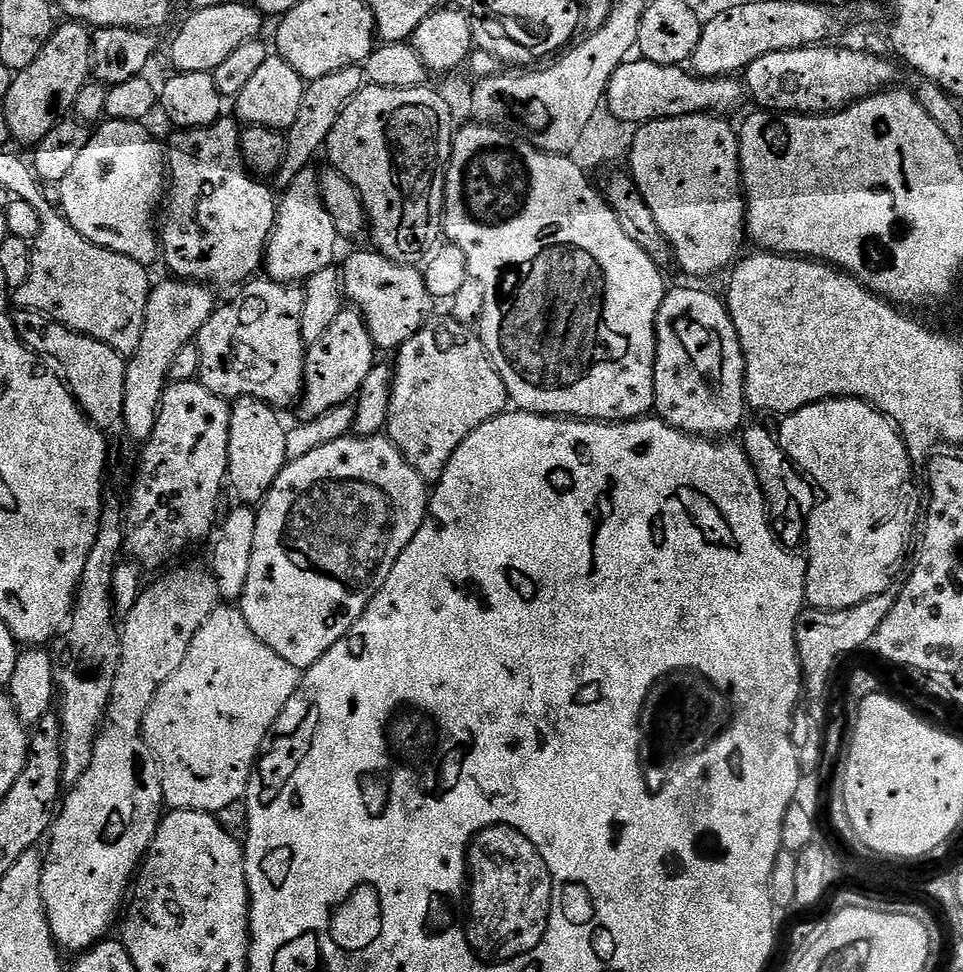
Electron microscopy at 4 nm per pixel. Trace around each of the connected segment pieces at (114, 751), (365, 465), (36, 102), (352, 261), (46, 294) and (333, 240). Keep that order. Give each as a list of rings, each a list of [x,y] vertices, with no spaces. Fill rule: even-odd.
[[[180,568],[177,572],[167,572],[163,573],[165,576],[161,580],[154,581],[149,588],[147,585],[141,591],[136,605],[123,617],[118,674],[114,678],[114,690],[110,694],[104,722],[96,734],[90,770],[86,770],[86,774],[82,774],[82,778],[78,778],[78,782],[67,789],[51,825],[52,841],[44,856],[40,893],[56,947],[65,953],[87,952],[111,933],[108,931],[112,923],[115,920],[117,923],[121,915],[134,873],[148,853],[166,808],[160,766],[142,735],[144,715],[162,682],[166,682],[166,678],[170,678],[170,674],[182,666],[182,658],[186,658],[186,650],[190,650],[190,642],[194,642],[194,634],[198,634],[202,622],[206,622],[206,618],[210,618],[212,611],[221,603],[220,591],[211,571]]]
[[[349,434],[328,445],[318,446],[316,450],[311,450],[310,454],[298,458],[297,461],[285,464],[284,469],[278,474],[274,486],[270,486],[270,490],[265,494],[256,513],[254,554],[250,554],[250,574],[246,574],[246,590],[238,601],[239,610],[246,618],[250,630],[254,630],[256,637],[262,642],[266,642],[266,646],[270,646],[270,650],[274,650],[274,654],[278,654],[278,658],[286,658],[286,662],[290,662],[290,666],[307,670],[314,662],[318,662],[318,658],[322,658],[322,654],[326,654],[326,650],[330,650],[330,646],[334,646],[334,642],[341,640],[350,630],[350,626],[354,626],[354,622],[358,622],[358,618],[366,610],[366,606],[372,601],[374,594],[378,594],[382,582],[386,582],[386,574],[390,574],[390,570],[394,570],[394,562],[398,562],[398,554],[402,554],[402,550],[406,550],[410,538],[414,538],[414,534],[418,534],[424,517],[428,514],[429,495],[429,485],[406,462],[406,458],[384,434],[379,436]]]
[[[64,22],[53,31],[42,54],[12,77],[12,85],[2,101],[6,122],[15,143],[35,146],[54,130],[61,118],[75,109],[76,99],[84,84],[89,83],[92,70],[93,33],[79,22]]]
[[[369,250],[369,252],[352,252],[348,257],[345,258],[344,264],[342,263],[342,267],[340,268],[340,276],[344,279],[344,294],[345,297],[349,301],[352,300],[354,303],[355,311],[359,312],[361,316],[364,318],[364,324],[368,328],[368,333],[370,334],[370,338],[376,344],[377,349],[384,350],[384,348],[392,348],[391,350],[398,350],[403,344],[410,339],[412,335],[417,332],[419,328],[423,328],[425,324],[428,323],[430,317],[433,315],[432,307],[434,307],[434,301],[432,296],[426,290],[426,282],[424,281],[423,271],[419,267],[410,265],[410,264],[395,264],[392,260],[386,259],[380,252],[375,250]]]
[[[45,215],[40,233],[31,241],[30,278],[14,292],[14,304],[25,312],[41,312],[83,336],[106,342],[122,357],[129,357],[142,342],[146,302],[152,293],[149,269],[134,258],[94,246],[63,215]]]
[[[315,167],[303,168],[283,189],[276,208],[276,221],[264,247],[263,271],[267,279],[279,284],[299,285],[307,282],[318,270],[333,267],[338,237],[334,222],[322,202],[320,174]]]

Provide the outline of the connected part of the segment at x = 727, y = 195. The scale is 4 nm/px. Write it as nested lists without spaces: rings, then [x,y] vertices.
[[[699,112],[693,116],[679,116],[678,118],[666,118],[665,120],[652,120],[649,124],[641,124],[635,129],[630,149],[632,168],[630,175],[632,181],[638,186],[642,198],[646,198],[646,206],[654,214],[654,222],[658,222],[658,230],[666,238],[674,253],[674,264],[681,268],[688,276],[712,276],[715,272],[731,269],[737,263],[741,255],[740,247],[746,244],[746,201],[744,198],[744,181],[740,175],[740,137],[735,127],[727,124],[727,119],[716,114]]]

